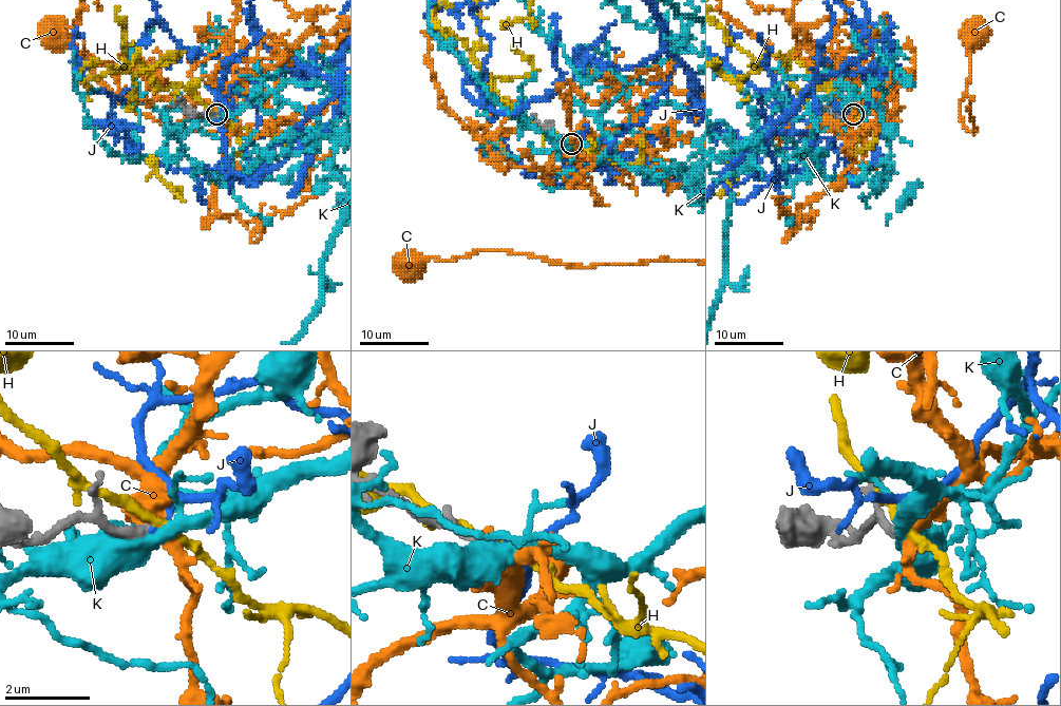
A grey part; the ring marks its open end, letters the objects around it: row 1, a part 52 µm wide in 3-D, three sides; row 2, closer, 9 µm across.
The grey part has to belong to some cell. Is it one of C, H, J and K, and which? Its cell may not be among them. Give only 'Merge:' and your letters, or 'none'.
Merge: C

